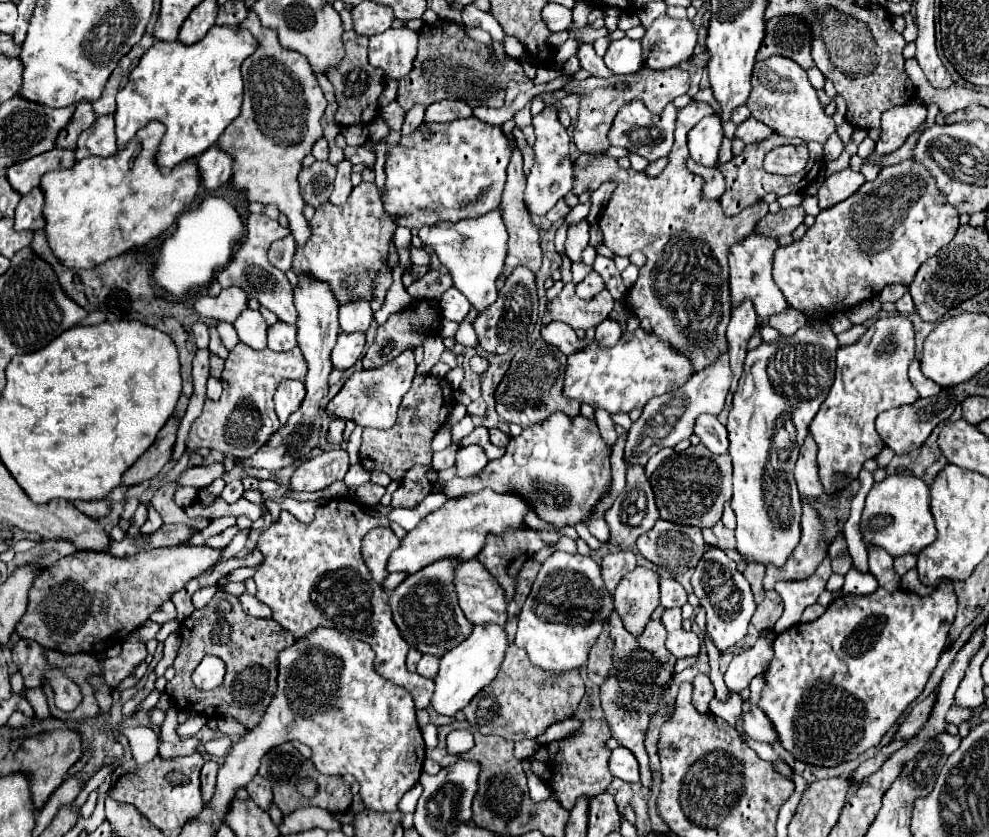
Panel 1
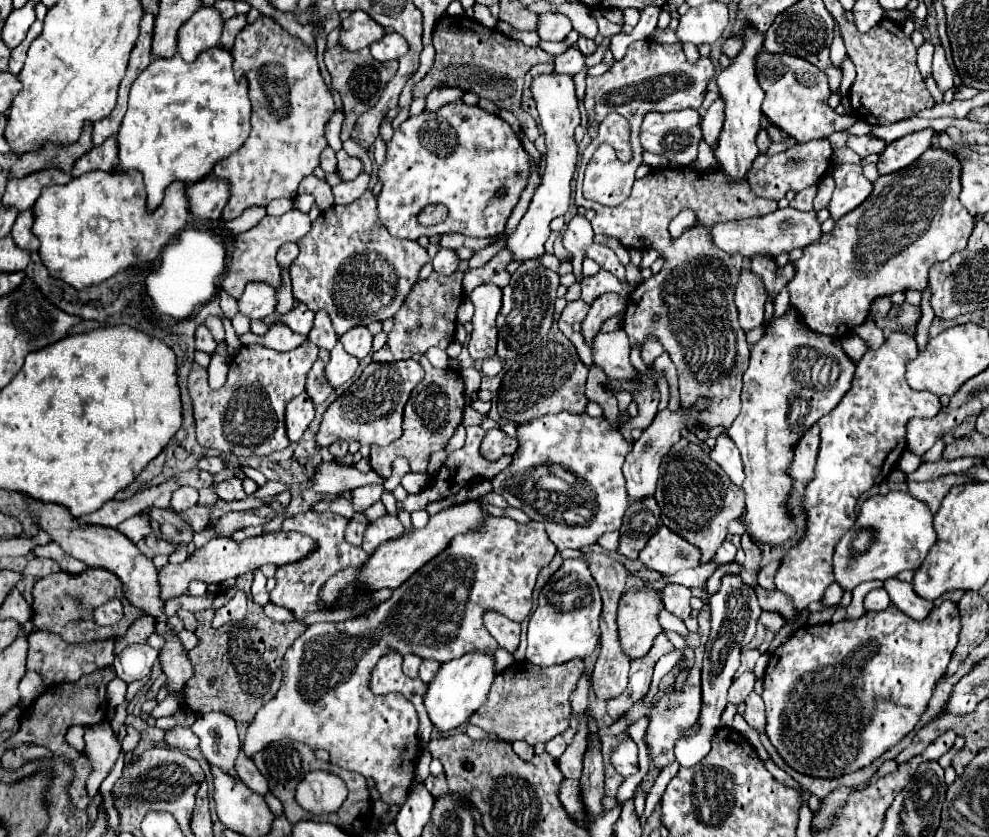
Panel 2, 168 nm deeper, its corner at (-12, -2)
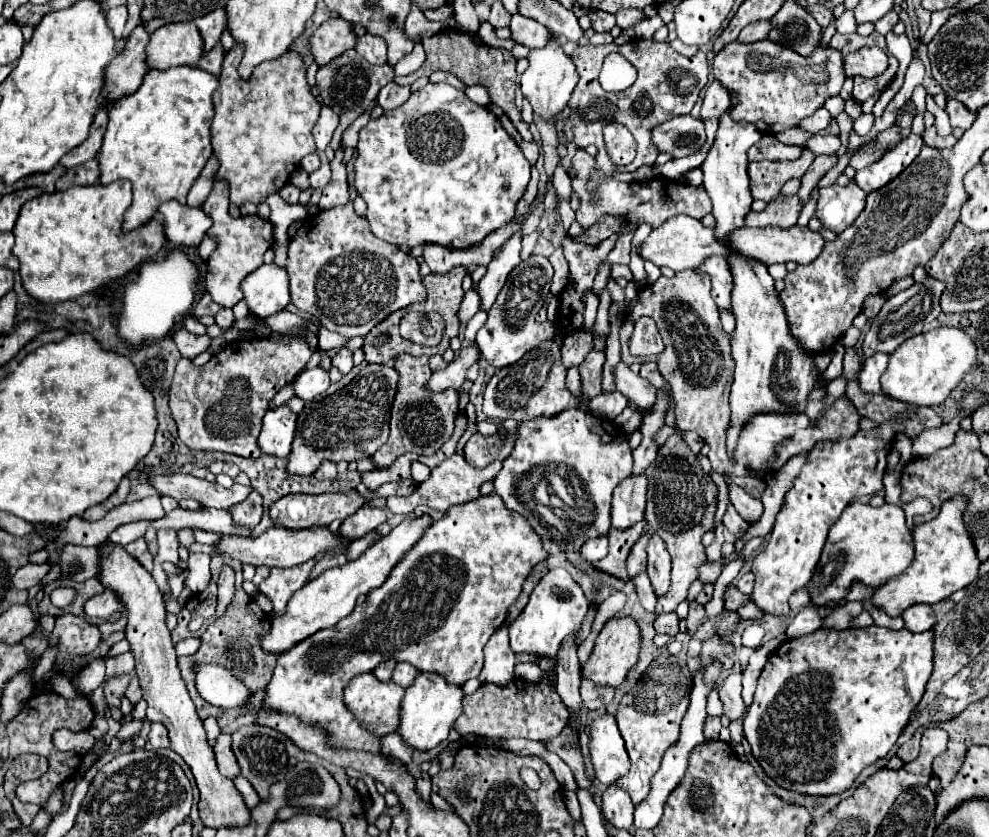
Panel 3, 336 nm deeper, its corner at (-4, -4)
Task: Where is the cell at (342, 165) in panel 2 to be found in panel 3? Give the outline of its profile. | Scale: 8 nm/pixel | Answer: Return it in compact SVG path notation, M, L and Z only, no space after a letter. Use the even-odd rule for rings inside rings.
M321 165L317 171L313 171L311 175L309 175L309 183L311 183L311 187L313 189L321 189L323 185L327 185L329 183L329 177L331 177L331 169L329 169L329 165Z

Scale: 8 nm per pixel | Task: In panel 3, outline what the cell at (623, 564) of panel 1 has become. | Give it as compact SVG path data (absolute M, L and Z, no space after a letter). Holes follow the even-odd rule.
M591 681L581 683L581 701L583 707L589 711L597 711L607 707L613 701L613 691L615 689L597 689Z

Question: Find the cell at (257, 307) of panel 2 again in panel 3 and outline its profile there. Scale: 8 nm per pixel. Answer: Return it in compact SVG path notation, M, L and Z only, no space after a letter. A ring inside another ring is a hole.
M265 263L241 283L245 301L253 315L265 319L289 303L289 275L285 267Z

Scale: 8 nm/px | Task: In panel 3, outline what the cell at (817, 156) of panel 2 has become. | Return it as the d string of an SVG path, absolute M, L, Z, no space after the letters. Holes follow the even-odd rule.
M803 149L803 155L795 161L755 161L747 165L749 181L751 181L751 195L761 201L771 201L777 197L781 187L793 179L803 177L807 167L813 163L815 153Z

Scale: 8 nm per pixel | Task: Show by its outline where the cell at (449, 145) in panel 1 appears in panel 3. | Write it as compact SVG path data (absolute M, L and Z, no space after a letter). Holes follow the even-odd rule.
M427 83L423 89L411 93L411 97L401 107L397 107L393 111L385 111L379 119L371 119L359 133L357 159L355 159L355 189L367 203L367 221L369 221L371 231L379 239L383 239L391 245L409 247L409 249L415 245L425 245L425 243L435 243L435 245L443 245L449 249L467 249L467 247L479 245L489 233L503 227L505 223L509 223L515 217L515 207L517 207L519 199L523 197L529 179L531 179L531 165L523 157L519 145L501 127L497 115L491 109L473 103L471 99L467 99L467 95L463 91L459 91L447 83Z

